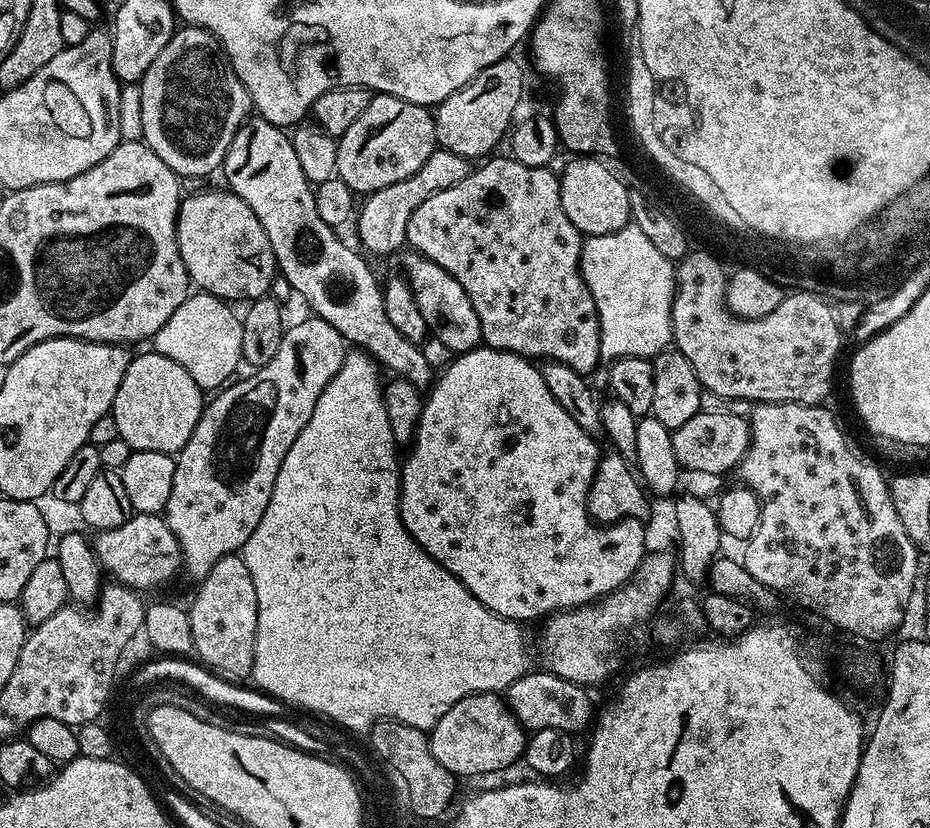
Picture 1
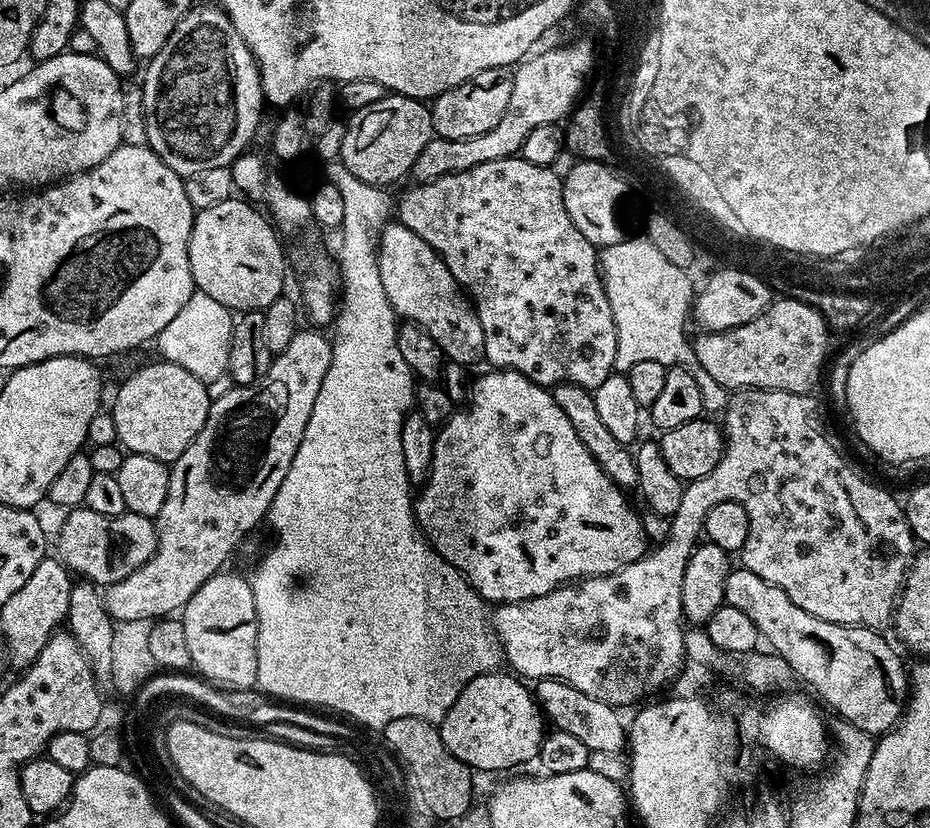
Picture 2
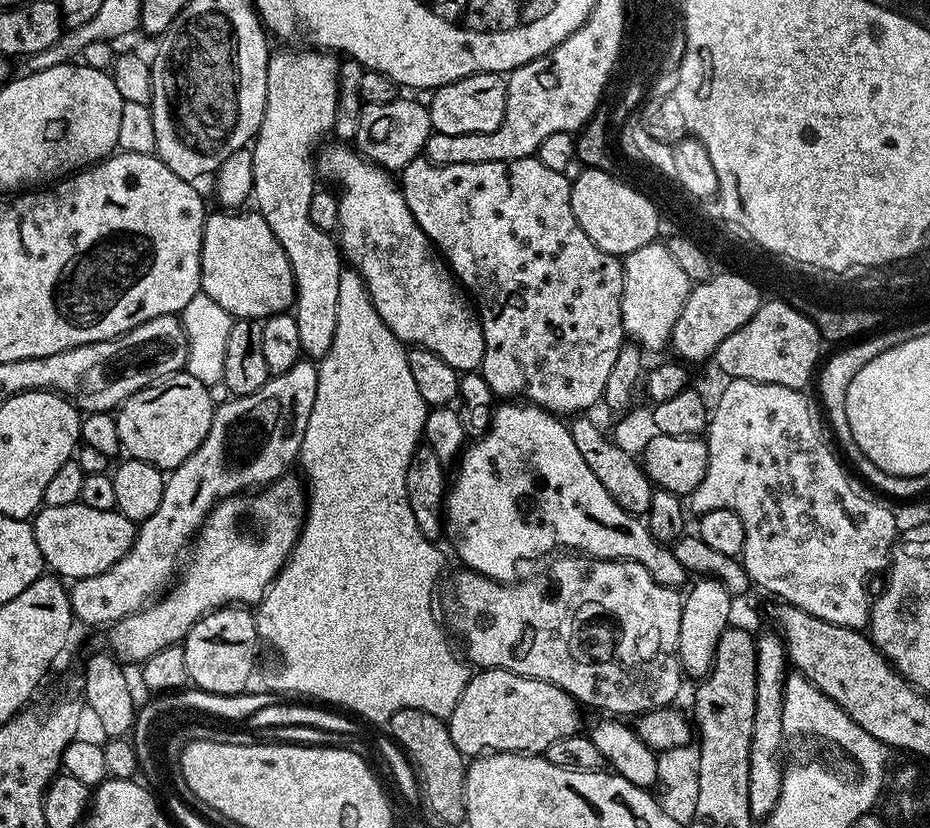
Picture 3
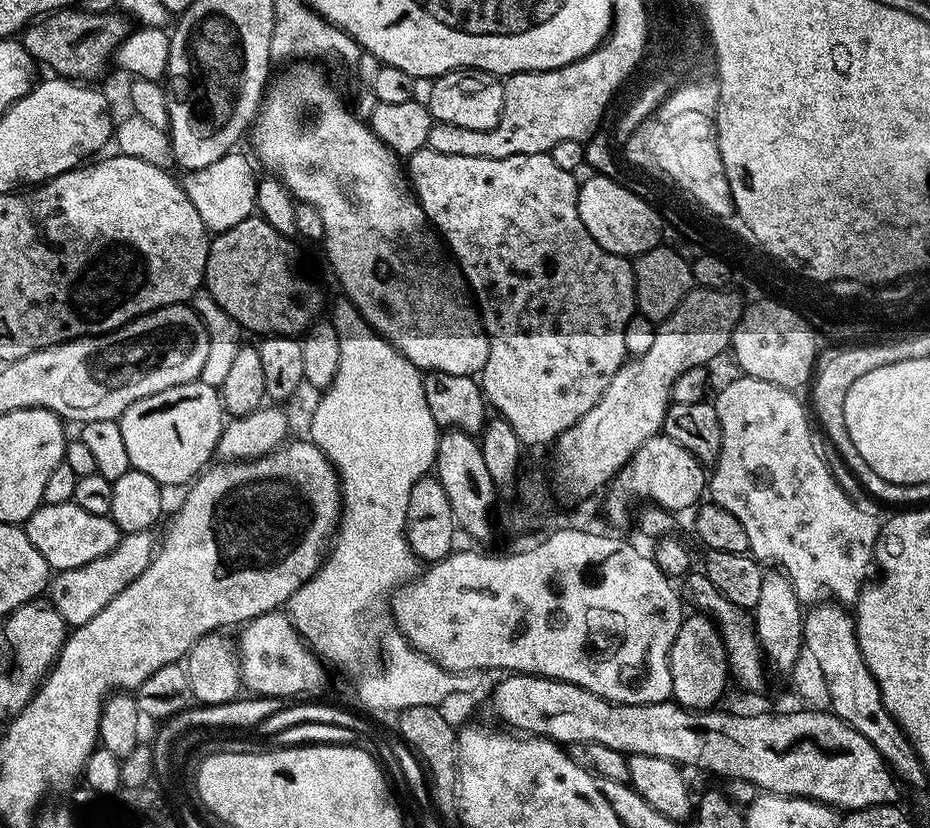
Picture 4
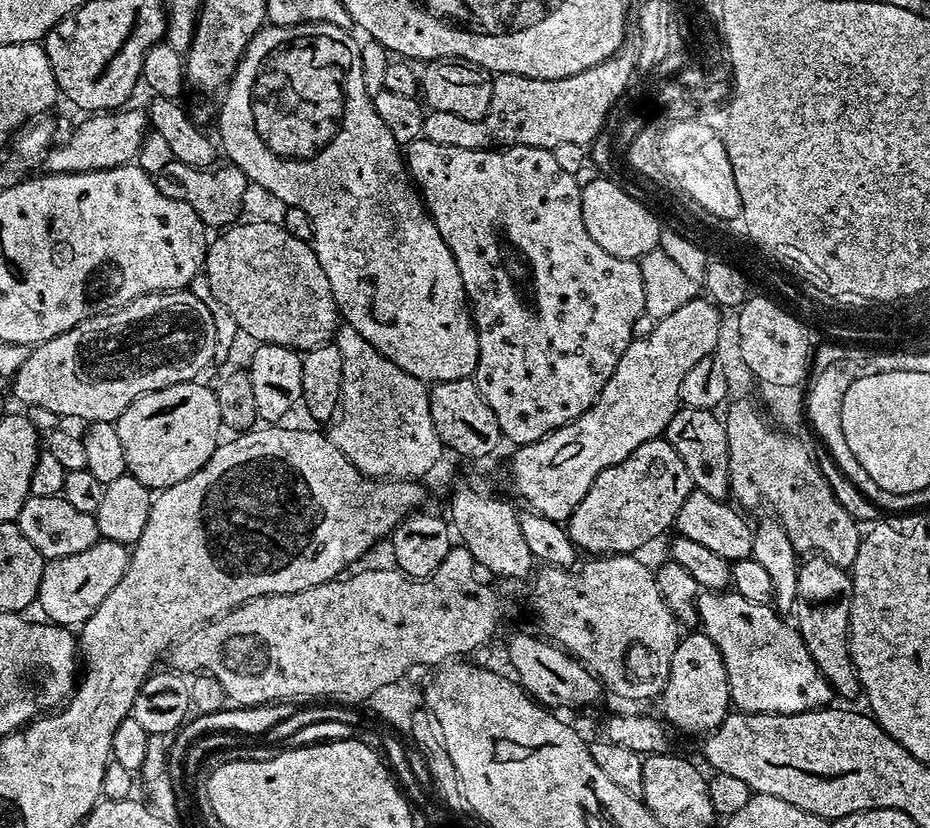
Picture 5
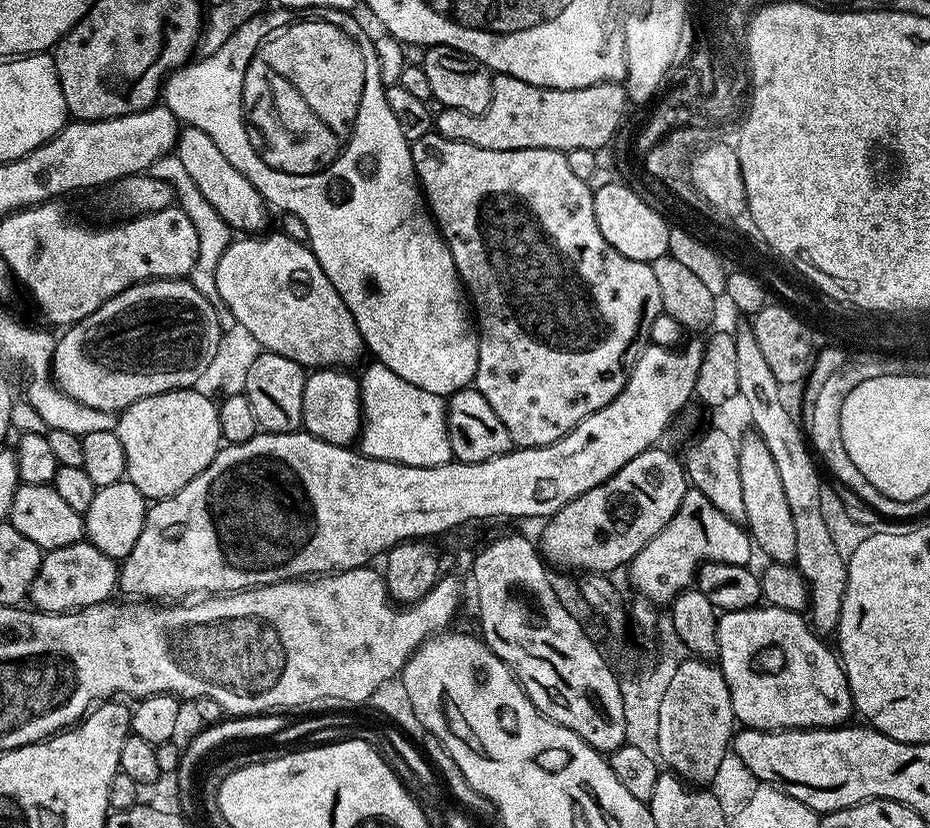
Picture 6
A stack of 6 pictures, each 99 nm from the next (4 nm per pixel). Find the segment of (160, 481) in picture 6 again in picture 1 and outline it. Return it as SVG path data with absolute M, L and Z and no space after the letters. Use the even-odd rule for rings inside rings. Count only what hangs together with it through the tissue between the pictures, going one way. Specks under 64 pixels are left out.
M149 350L141 356L133 355L130 366L122 378L122 386L118 386L118 394L114 394L110 415L118 426L118 436L121 436L133 450L179 454L186 446L190 434L194 434L194 426L198 426L198 418L204 413L205 403L205 393L196 385L194 378L190 378L190 374L186 374L186 370L178 366L178 362L166 358L160 352Z

